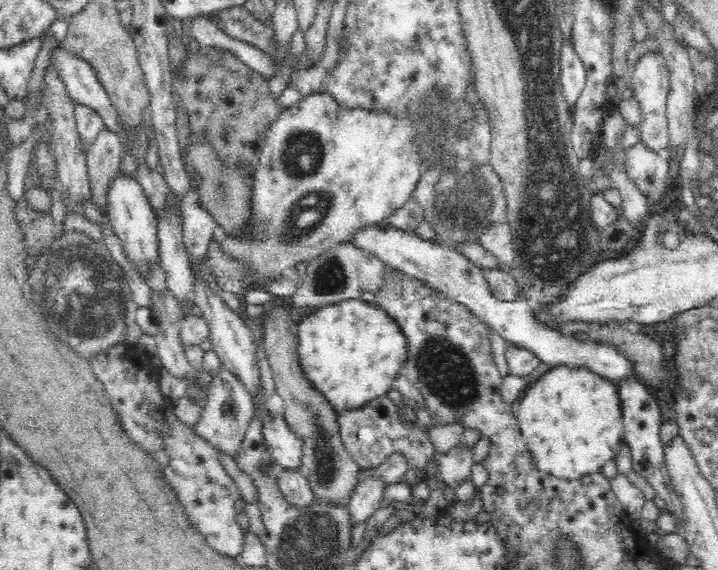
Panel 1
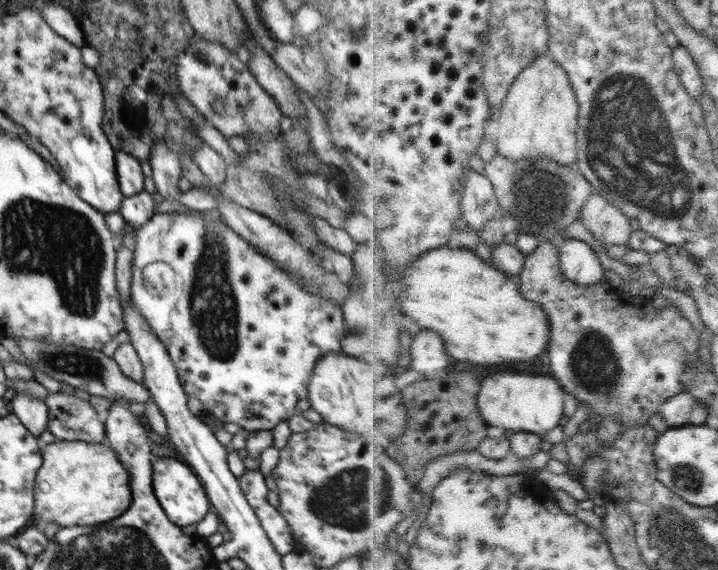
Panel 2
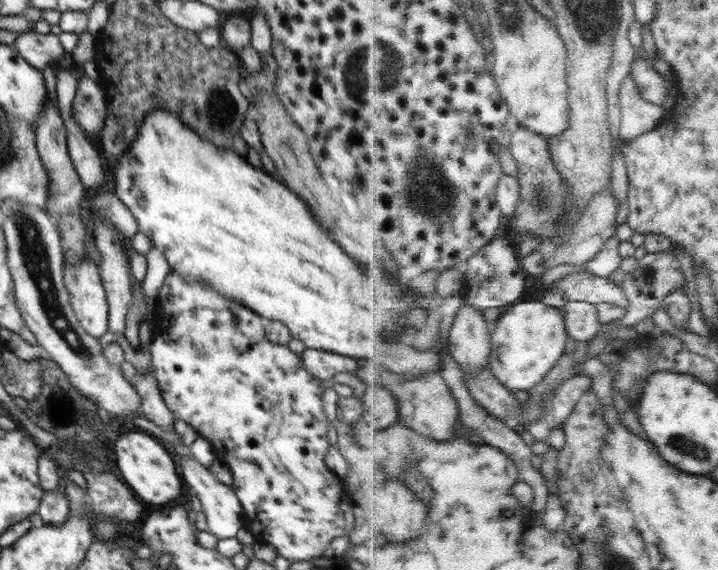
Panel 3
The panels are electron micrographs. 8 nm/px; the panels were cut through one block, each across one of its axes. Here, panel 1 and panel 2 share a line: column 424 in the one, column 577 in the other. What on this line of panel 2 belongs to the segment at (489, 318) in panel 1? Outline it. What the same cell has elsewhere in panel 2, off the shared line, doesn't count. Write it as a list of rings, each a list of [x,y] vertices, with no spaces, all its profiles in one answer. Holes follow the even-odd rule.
[[[566,239],[561,242],[559,253],[568,278],[580,285],[596,285],[607,278],[600,249],[583,239]]]

